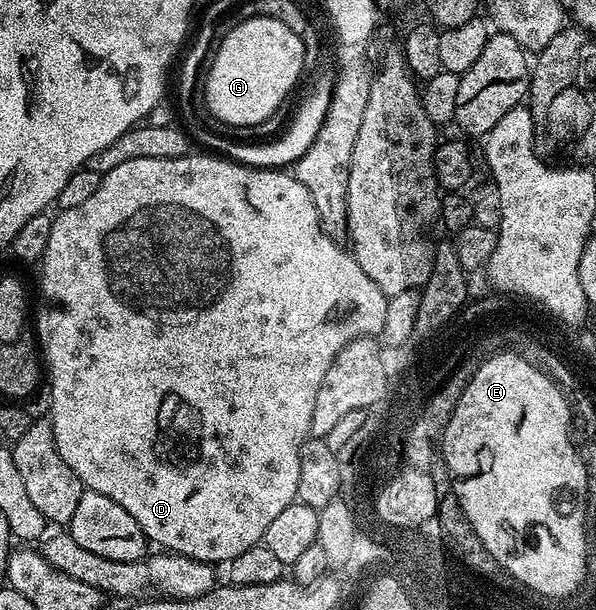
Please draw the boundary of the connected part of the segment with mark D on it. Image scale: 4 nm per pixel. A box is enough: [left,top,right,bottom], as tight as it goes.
[41,154,388,565]

